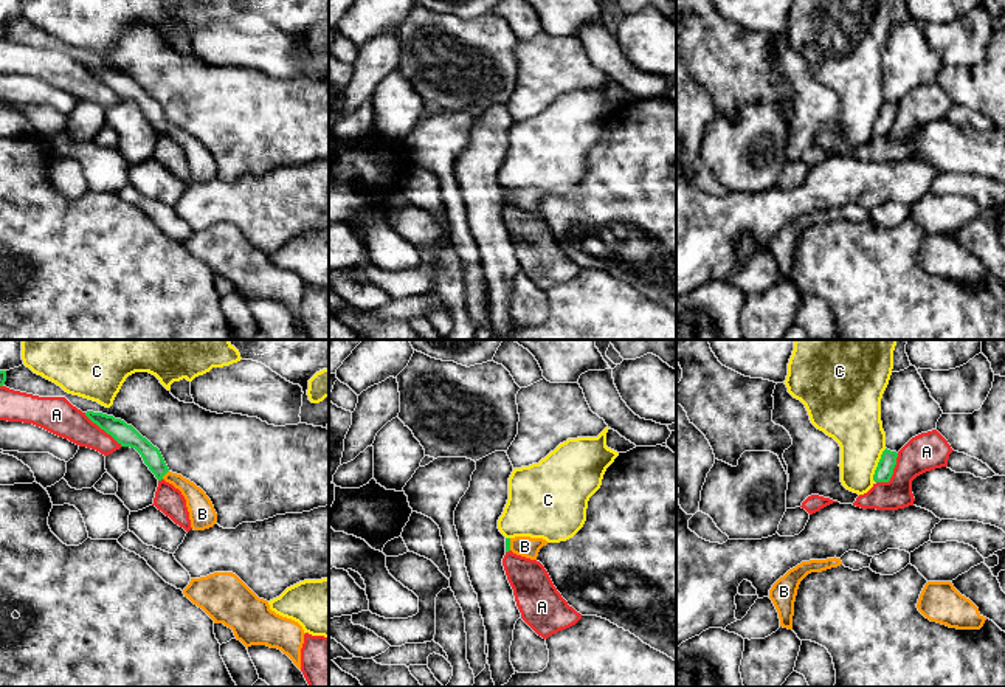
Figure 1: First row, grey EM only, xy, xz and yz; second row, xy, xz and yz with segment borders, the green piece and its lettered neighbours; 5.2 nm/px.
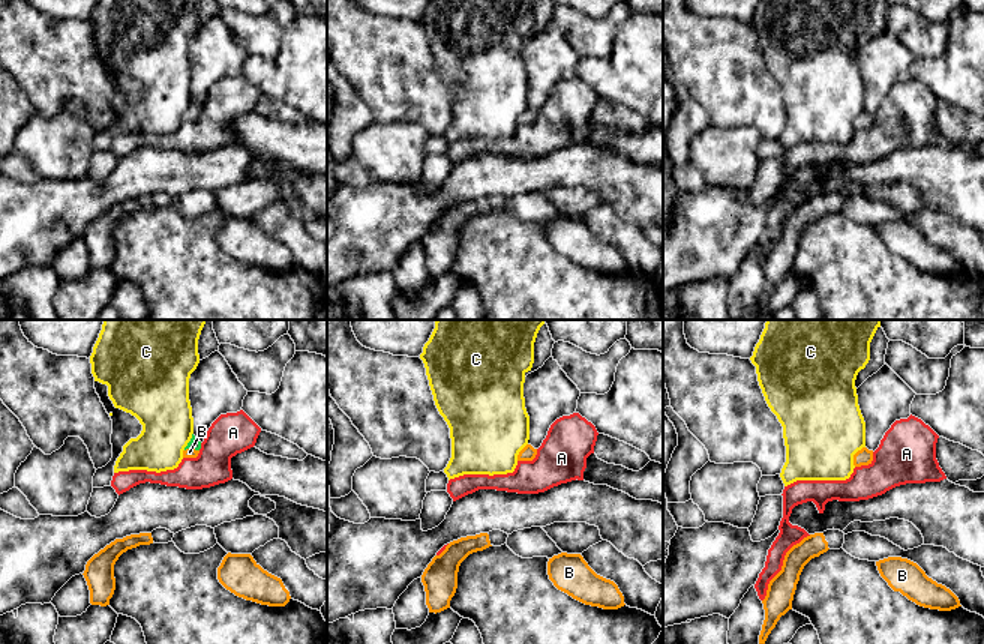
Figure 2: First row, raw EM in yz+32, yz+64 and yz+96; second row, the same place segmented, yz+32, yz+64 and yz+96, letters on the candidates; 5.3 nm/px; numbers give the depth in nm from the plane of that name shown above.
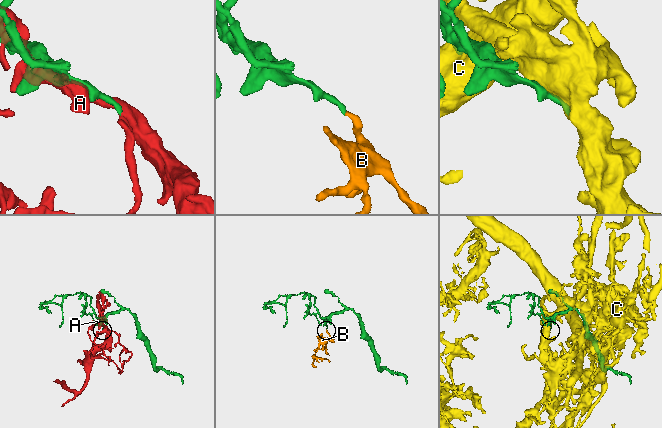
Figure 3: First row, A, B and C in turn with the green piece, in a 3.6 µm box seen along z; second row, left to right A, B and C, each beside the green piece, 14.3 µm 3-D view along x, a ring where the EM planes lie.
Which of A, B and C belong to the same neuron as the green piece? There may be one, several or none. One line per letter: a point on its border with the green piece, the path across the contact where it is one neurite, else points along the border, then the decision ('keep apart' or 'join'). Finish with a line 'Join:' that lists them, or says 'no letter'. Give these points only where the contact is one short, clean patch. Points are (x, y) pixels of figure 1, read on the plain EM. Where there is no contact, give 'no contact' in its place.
A: contact yz (892, 126); keep apart
B: contact xy (165, 126); way xy (151, 107), (165, 126), (179, 134), (199, 158); join
C: contact yz (878, 118); keep apart
Join: B

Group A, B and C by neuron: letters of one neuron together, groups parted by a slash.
A / B / C

